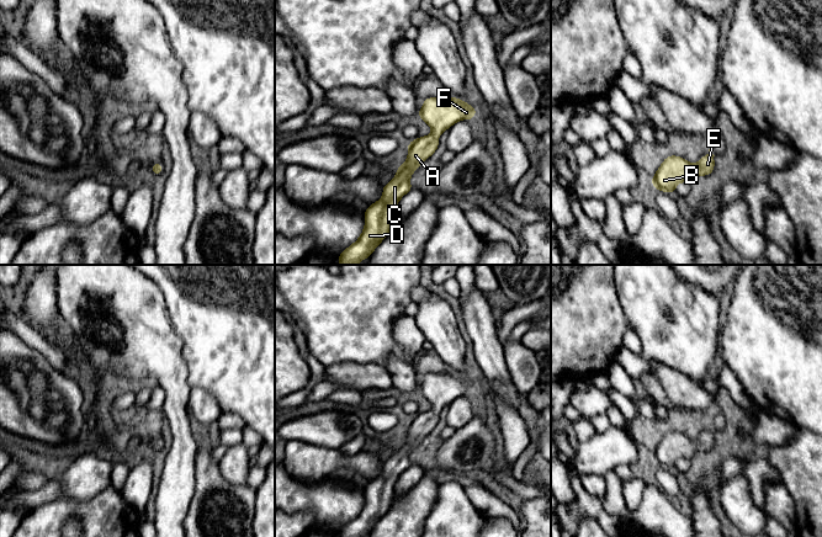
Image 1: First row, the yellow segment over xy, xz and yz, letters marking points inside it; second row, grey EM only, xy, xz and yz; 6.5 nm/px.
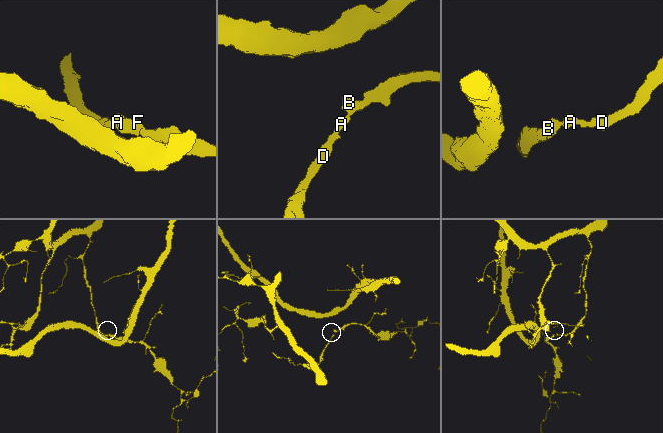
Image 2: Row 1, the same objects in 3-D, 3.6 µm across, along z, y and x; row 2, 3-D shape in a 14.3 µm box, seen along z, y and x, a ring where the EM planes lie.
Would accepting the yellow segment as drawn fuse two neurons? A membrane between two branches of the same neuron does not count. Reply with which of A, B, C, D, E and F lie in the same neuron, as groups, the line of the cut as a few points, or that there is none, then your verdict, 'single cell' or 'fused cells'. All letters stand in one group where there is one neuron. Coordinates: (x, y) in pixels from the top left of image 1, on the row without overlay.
A B C D E F; no cut; single cell

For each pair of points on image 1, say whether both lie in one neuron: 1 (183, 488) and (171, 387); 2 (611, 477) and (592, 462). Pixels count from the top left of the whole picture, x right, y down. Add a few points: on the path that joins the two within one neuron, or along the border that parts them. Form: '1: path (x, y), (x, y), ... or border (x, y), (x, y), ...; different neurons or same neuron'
1: path (181, 463), (181, 424), (176, 411); same neuron
2: border (613, 469), (604, 477); different neurons

